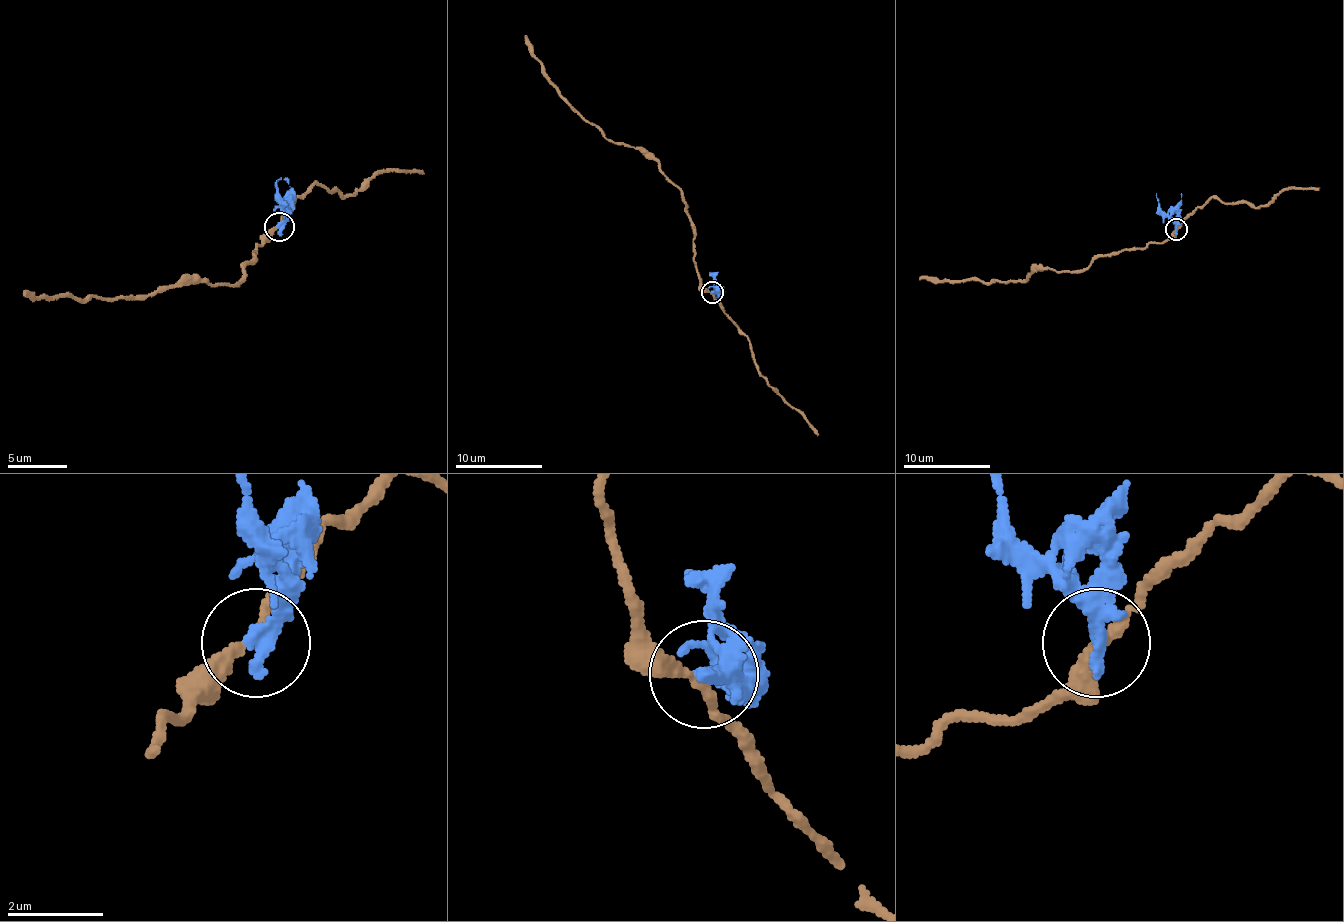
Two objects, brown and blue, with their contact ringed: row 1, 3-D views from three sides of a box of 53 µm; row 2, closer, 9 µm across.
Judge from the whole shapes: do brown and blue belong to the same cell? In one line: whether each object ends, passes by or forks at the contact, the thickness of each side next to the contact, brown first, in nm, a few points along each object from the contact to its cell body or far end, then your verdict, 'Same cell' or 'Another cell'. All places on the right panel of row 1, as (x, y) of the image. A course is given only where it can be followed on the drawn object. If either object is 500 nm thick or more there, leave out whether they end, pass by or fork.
At the ring brown passes by. At the ring blue ends. Thickness 240 nm (brown) against 360 nm. Course of brown: (1177, 228), (1162, 241), (1101, 255), (1073, 272), (1036, 270), (1027, 279), (1007, 281), (929, 281), (920, 276). Course of blue: (1175, 228), (1160, 209), (1155, 194). Another cell

